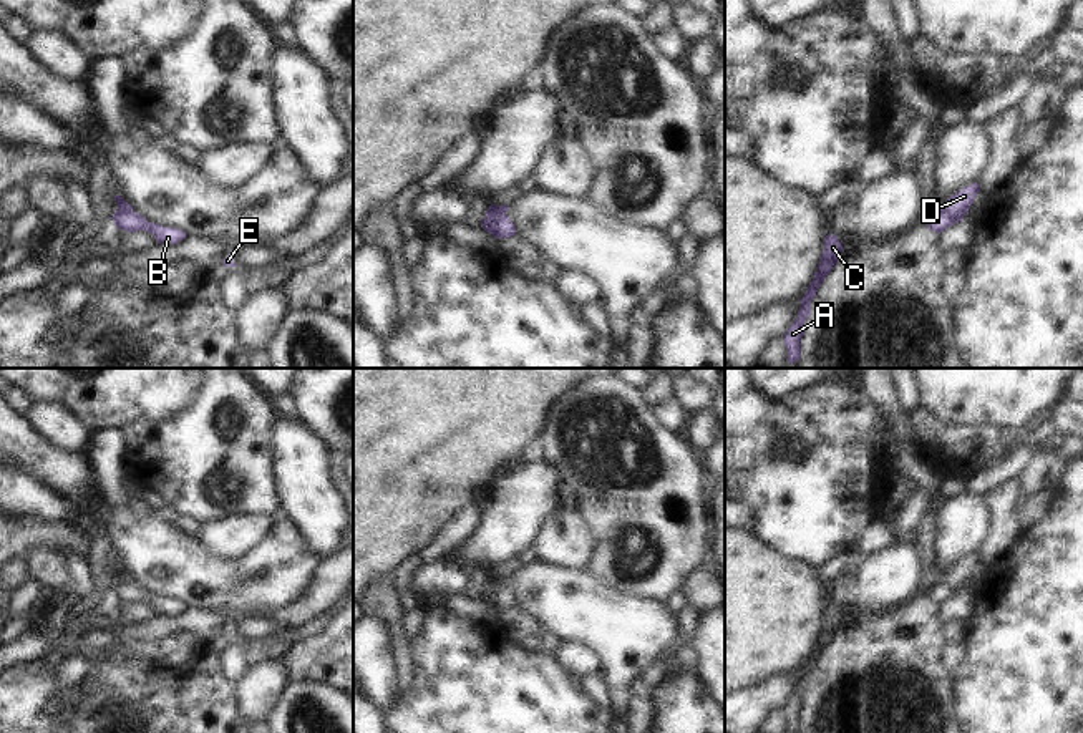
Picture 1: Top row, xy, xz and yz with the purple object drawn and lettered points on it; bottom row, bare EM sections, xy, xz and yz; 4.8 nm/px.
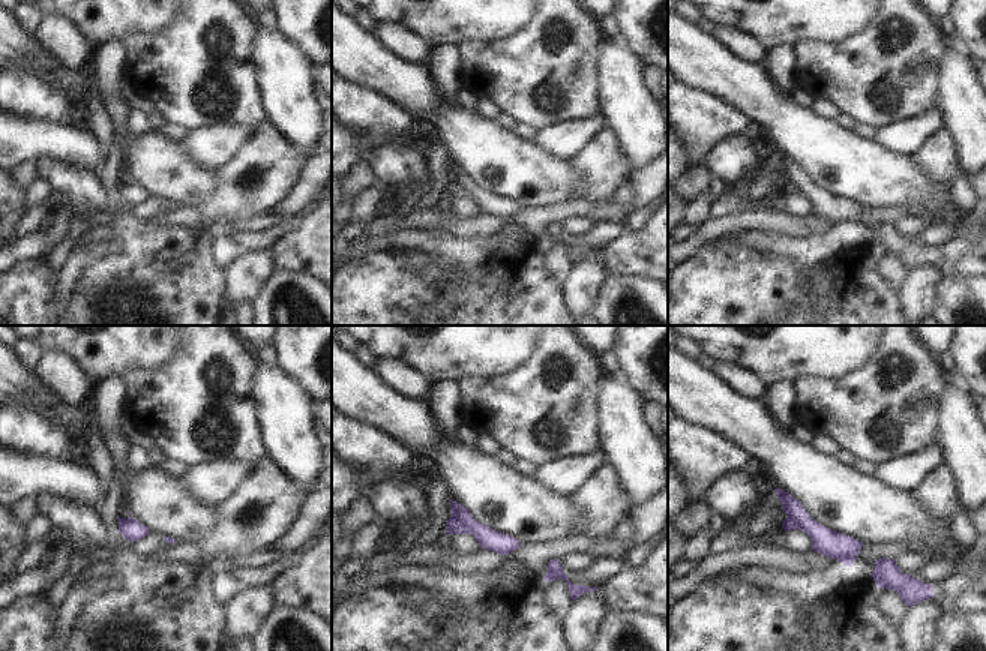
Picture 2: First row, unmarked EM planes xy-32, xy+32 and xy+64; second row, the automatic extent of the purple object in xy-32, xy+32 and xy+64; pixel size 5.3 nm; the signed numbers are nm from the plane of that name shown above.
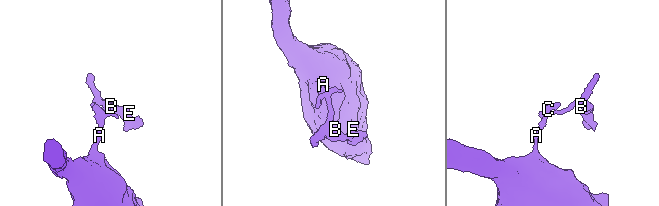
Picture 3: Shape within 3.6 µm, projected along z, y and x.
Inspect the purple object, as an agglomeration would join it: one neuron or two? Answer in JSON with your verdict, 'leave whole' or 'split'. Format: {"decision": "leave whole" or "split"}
{"decision": "split"}

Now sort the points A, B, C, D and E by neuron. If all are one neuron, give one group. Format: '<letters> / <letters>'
A C / B D E

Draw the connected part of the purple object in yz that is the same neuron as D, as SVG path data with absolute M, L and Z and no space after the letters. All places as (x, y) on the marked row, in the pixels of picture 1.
M969 184L965 187L962 187L959 192L955 192L954 196L950 196L942 206L940 209L950 216L955 224L959 221L964 219L965 212L970 209L975 194L979 192L979 184Z

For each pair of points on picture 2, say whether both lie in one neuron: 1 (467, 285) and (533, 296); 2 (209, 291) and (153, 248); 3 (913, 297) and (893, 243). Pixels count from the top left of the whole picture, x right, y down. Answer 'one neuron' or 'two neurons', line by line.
1: one neuron
2: one neuron
3: two neurons

